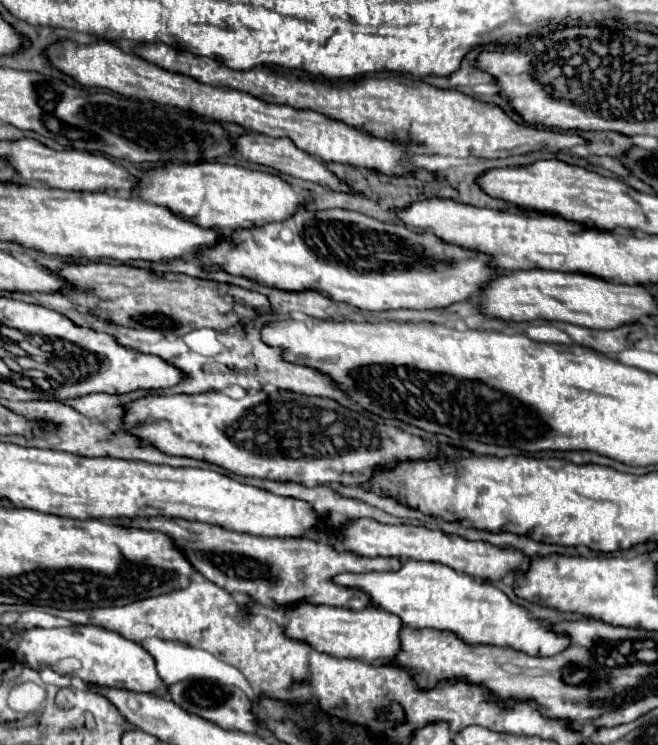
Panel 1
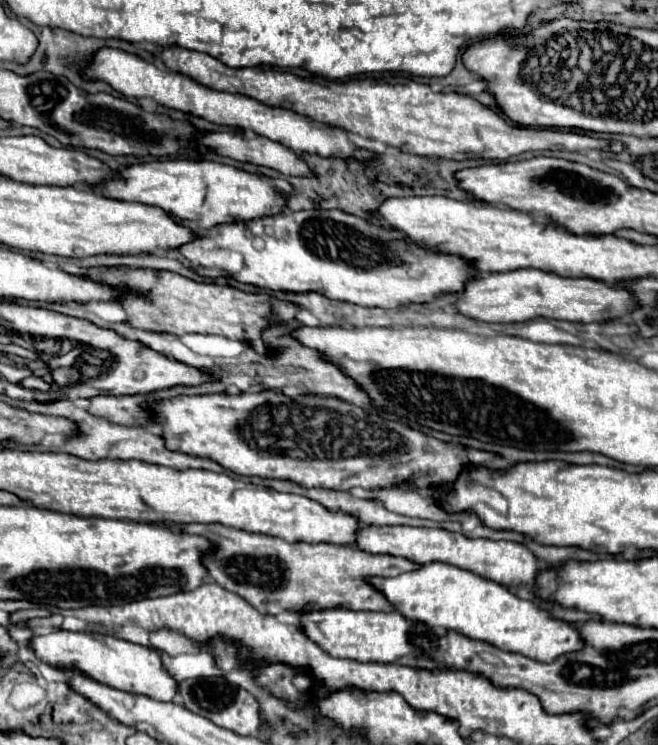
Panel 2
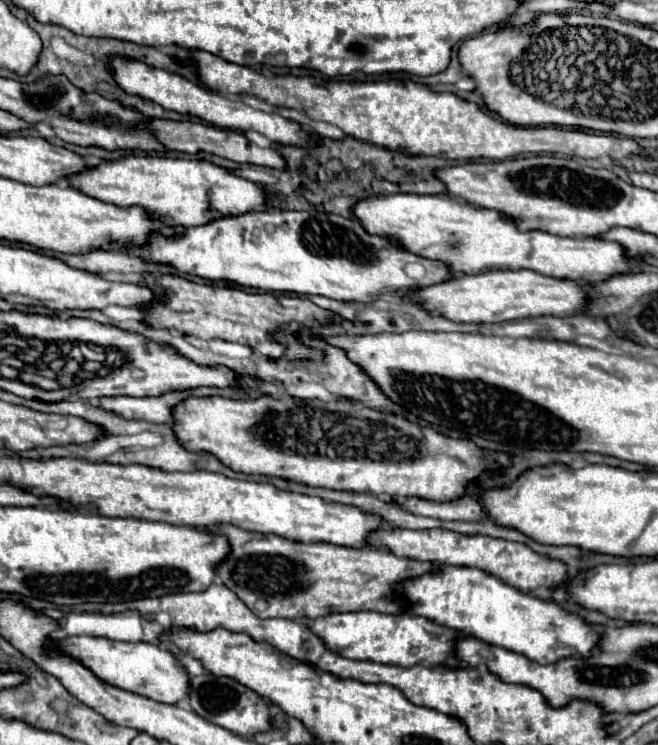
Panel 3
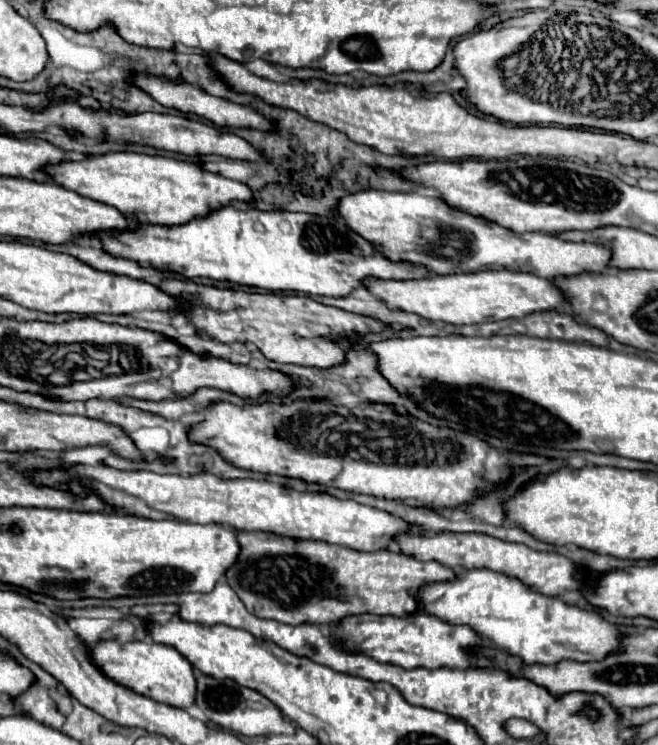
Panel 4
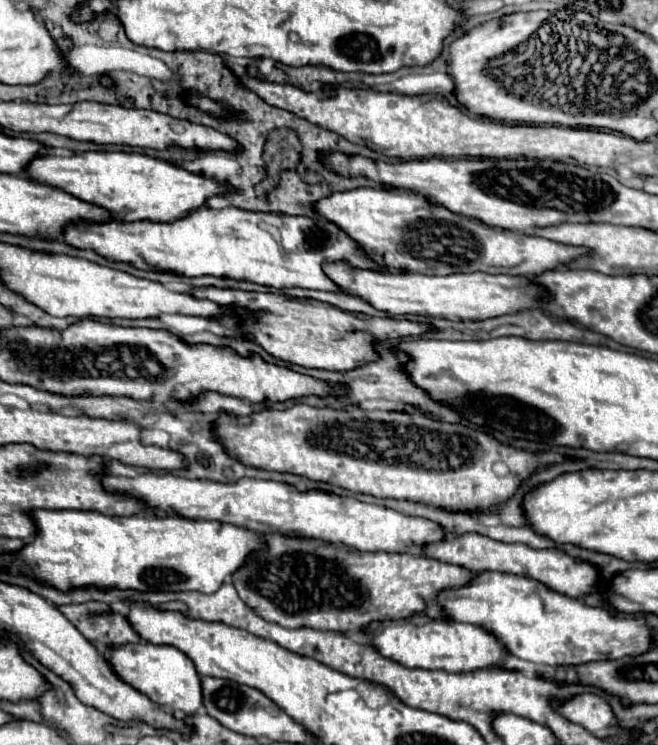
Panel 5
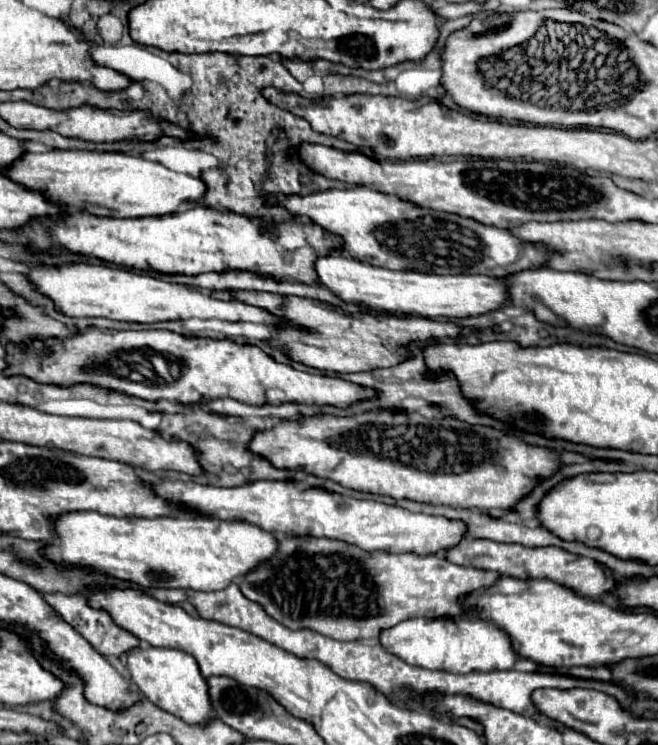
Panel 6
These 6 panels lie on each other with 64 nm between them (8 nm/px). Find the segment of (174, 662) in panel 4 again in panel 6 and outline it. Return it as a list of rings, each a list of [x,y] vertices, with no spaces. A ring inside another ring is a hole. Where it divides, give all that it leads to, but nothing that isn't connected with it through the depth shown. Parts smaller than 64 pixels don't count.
[[[136,648],[128,654],[126,668],[142,692],[150,702],[154,702],[164,712],[170,712],[172,716],[184,720],[192,726],[208,726],[214,718],[214,708],[208,694],[208,682],[200,674],[198,662],[180,650],[168,650],[168,648]]]

